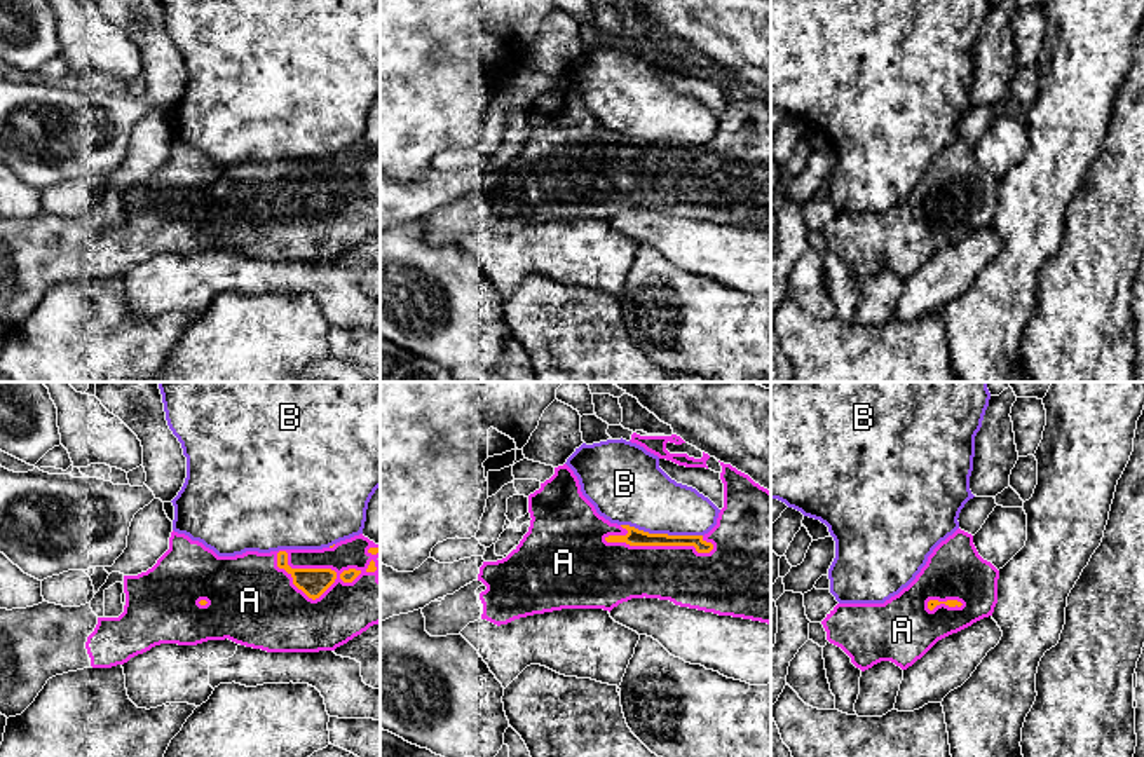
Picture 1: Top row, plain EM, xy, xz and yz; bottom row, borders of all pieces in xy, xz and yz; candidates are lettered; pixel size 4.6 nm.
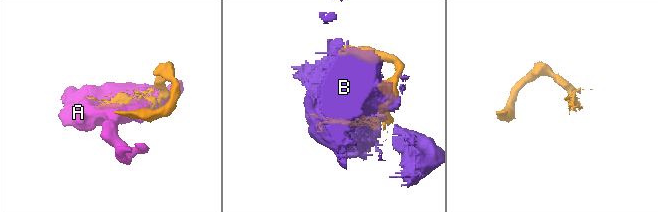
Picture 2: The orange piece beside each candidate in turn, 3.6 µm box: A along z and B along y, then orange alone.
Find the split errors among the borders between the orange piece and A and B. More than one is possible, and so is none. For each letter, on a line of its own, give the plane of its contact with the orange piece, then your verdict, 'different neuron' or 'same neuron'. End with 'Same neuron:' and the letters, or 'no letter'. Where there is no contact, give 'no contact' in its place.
A: xy | same neuron
B: xz | different neuron
Same neuron: A

